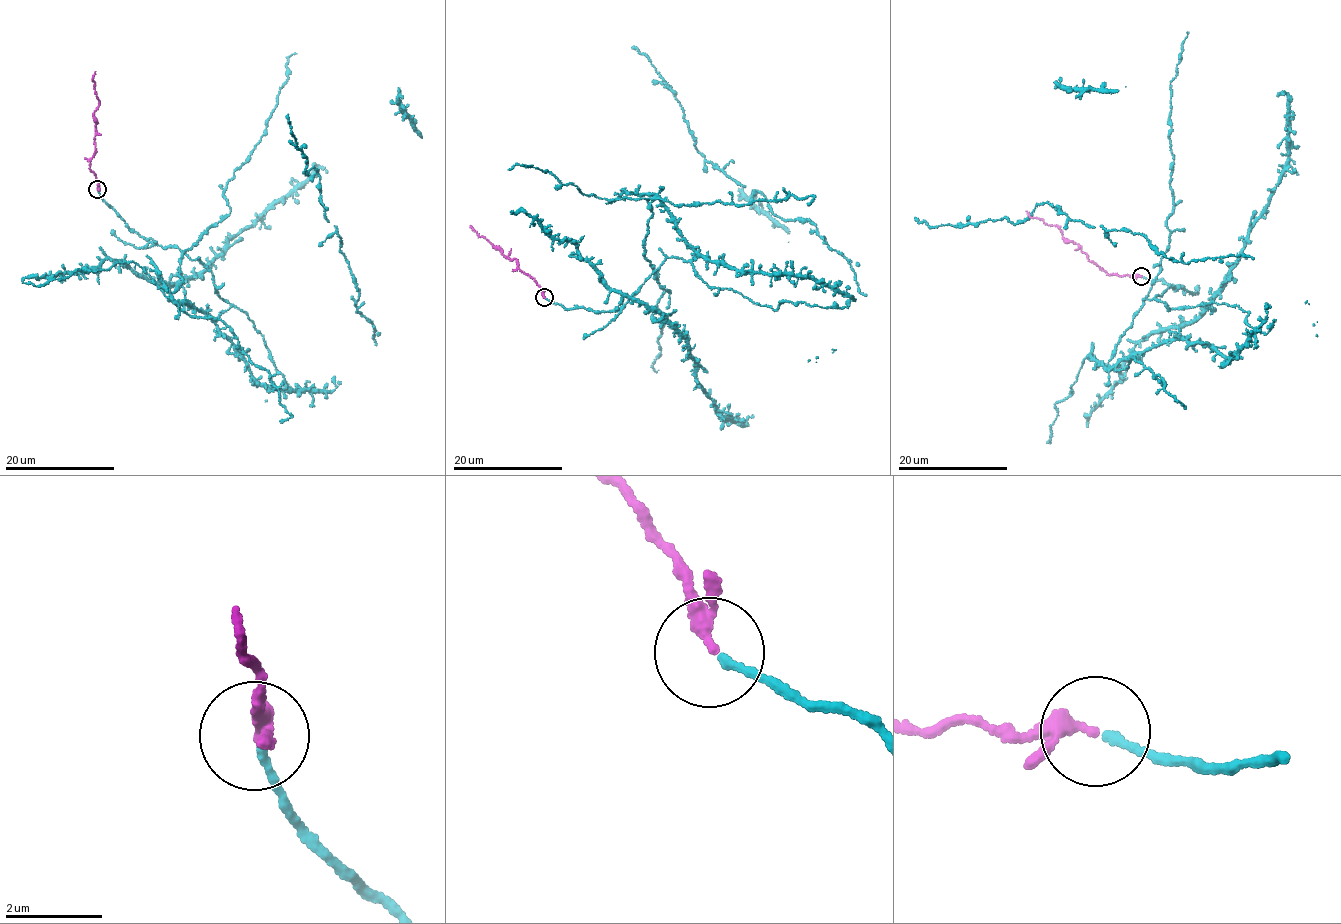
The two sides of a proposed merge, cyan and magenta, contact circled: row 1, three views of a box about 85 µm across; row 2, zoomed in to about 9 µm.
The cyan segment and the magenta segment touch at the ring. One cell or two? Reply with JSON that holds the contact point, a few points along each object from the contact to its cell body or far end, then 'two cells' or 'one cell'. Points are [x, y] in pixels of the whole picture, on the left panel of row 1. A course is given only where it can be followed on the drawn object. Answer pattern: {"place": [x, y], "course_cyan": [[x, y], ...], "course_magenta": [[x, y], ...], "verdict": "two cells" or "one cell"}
{"place": [97, 189], "course_cyan": [[98, 190], [203, 263], [313, 390], [260, 384], [171, 297], [296, 53]], "course_magenta": [[97, 189], [99, 185], [90, 167], [95, 150], [93, 114], [99, 104], [93, 78], [95, 71]], "verdict": "one cell"}

